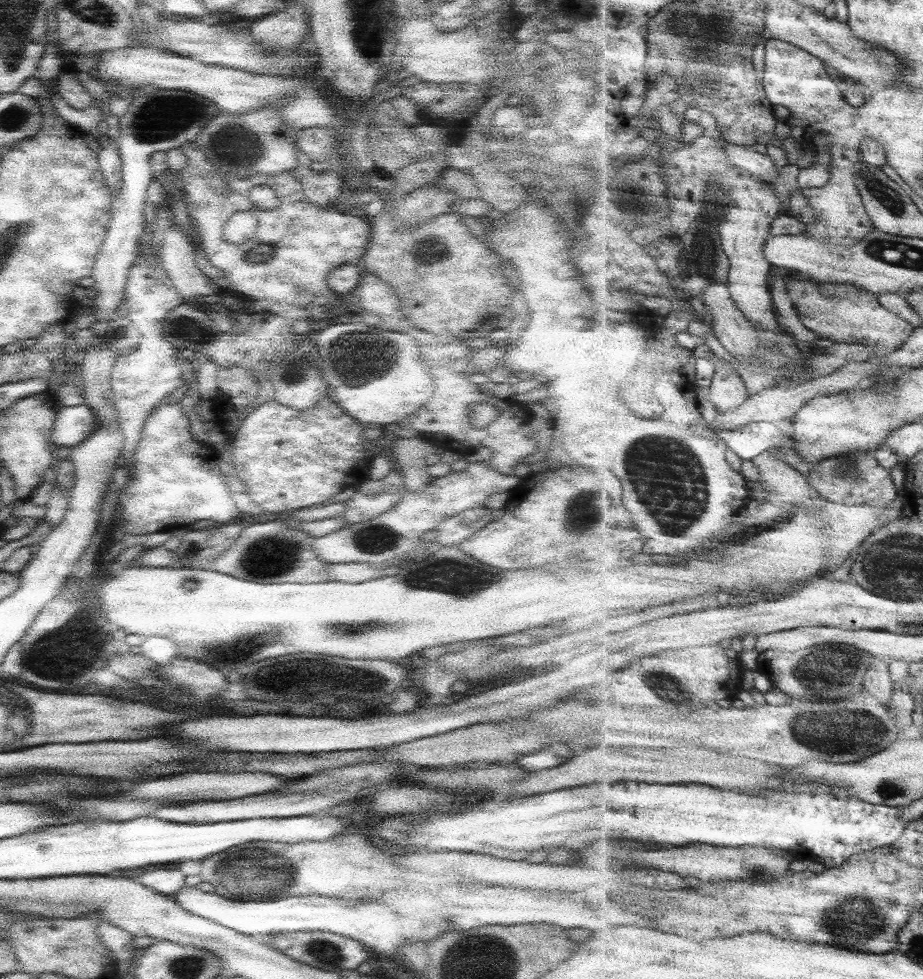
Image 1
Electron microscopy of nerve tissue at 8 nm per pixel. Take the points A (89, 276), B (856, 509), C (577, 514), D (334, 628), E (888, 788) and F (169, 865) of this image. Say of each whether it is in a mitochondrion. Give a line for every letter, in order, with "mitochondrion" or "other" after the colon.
A: other
B: other
C: mitochondrion
D: mitochondrion
E: mitochondrion
F: other

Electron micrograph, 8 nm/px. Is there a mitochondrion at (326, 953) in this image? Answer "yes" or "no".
yes

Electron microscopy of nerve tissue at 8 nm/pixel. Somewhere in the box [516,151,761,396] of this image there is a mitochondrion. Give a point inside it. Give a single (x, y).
(703, 255)

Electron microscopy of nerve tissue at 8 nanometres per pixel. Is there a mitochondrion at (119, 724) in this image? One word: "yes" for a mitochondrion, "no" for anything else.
no

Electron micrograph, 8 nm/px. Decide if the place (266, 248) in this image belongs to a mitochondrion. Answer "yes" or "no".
yes

